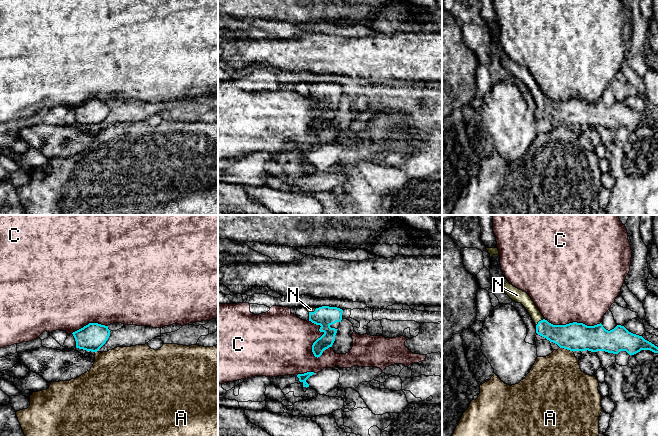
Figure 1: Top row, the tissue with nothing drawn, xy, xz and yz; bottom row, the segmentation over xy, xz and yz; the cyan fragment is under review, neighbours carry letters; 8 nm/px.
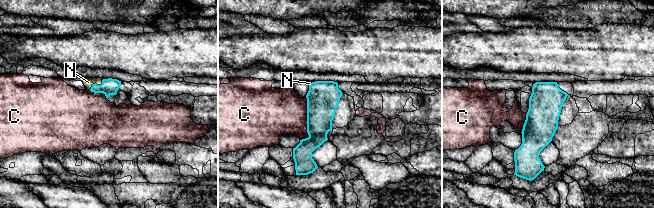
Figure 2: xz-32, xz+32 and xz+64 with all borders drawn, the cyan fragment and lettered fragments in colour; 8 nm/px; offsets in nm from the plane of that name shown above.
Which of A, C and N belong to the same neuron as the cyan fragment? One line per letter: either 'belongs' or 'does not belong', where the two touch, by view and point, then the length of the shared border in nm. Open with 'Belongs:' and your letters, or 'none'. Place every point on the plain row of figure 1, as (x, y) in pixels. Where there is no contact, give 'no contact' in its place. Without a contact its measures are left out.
Belongs: N
A: does not belong | yz (567, 125) | 120 nm
C: does not belong | xz (321, 112) | 320 nm
N: belongs | yz (539, 97) | 90 nm

